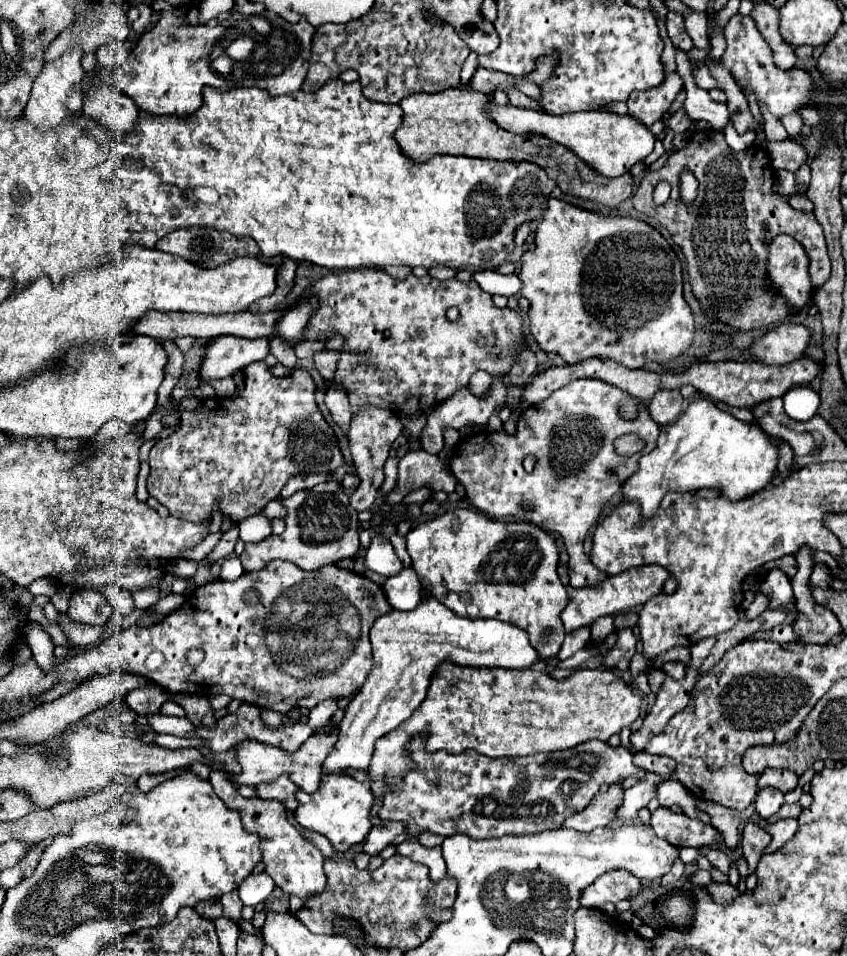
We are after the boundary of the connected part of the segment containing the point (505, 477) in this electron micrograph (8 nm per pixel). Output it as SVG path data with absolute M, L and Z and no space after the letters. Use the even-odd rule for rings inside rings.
M577 379L555 391L547 399L547 407L527 407L513 435L503 429L471 433L453 447L449 457L451 475L465 485L467 499L479 511L497 519L513 515L563 537L569 553L569 577L573 587L597 585L607 577L589 563L583 551L585 535L619 491L623 479L635 473L639 457L655 449L659 437L659 425L651 419L649 407L641 399L637 399L639 413L635 419L625 419L621 415L619 407L627 397L631 395L619 391L619 387L607 387L607 383L599 383L599 379ZM627 433L639 435L645 447L635 455L623 457L617 455L613 441ZM525 455L537 457L533 473L523 471L521 461Z

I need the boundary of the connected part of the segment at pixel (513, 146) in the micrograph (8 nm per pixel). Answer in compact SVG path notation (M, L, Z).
M463 87L447 89L443 93L415 93L405 97L399 105L403 109L403 125L395 131L403 153L415 161L427 161L433 155L465 155L479 159L519 159L537 163L547 171L547 175L561 187L563 193L571 193L583 199L593 199L603 205L617 207L621 201L633 195L635 181L631 173L625 173L615 179L607 179L597 171L591 171L581 159L567 147L551 143L545 135L515 135L497 127L497 123L487 117L487 107L493 99L485 93L469 91Z

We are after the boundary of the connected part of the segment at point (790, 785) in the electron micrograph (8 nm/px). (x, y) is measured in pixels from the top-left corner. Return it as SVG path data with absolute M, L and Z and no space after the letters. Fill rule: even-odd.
M763 771L763 775L759 777L759 787L775 787L783 793L793 791L797 787L797 775L791 771Z

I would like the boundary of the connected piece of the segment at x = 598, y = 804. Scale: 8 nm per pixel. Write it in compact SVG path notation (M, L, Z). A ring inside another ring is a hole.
M621 783L615 785L603 785L599 793L593 797L589 807L581 813L575 813L567 821L563 821L561 827L575 829L575 831L593 831L597 827L605 827L613 821L615 809L621 805Z

